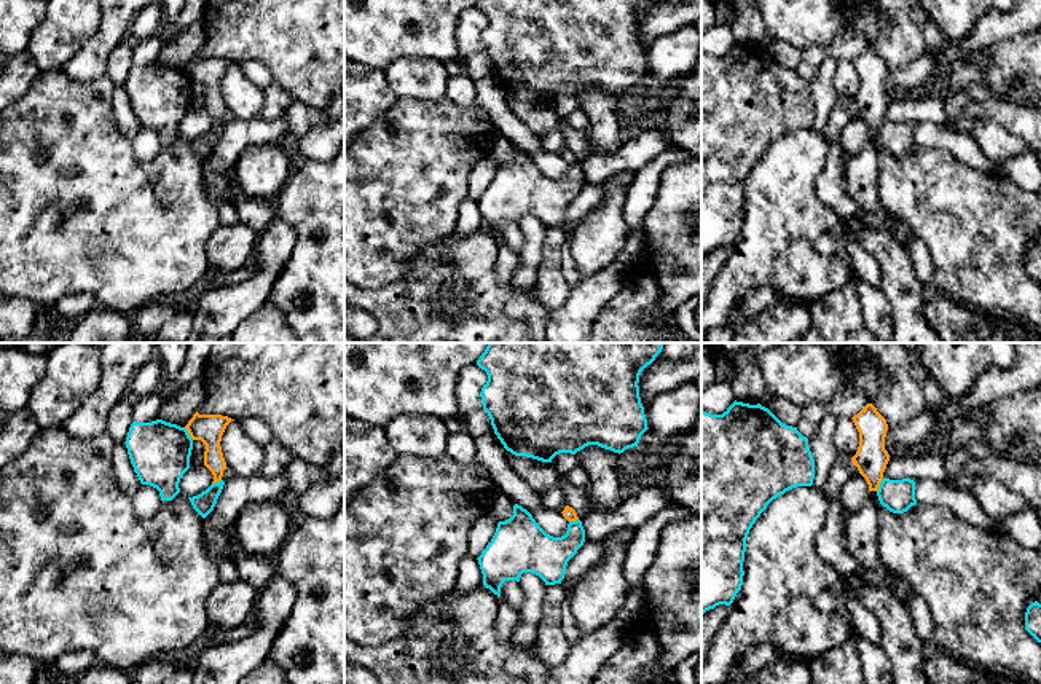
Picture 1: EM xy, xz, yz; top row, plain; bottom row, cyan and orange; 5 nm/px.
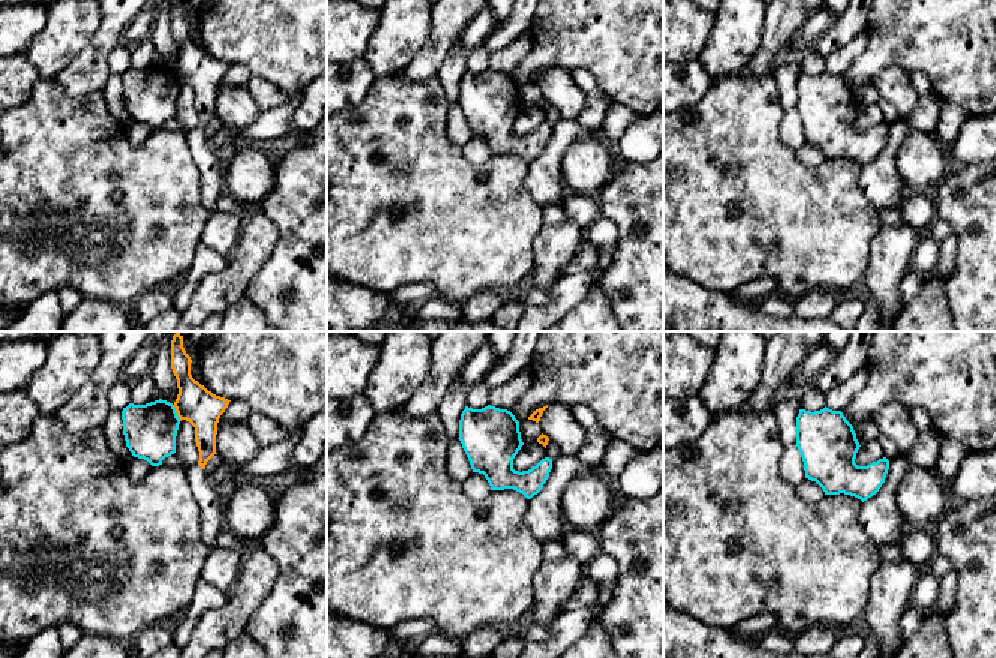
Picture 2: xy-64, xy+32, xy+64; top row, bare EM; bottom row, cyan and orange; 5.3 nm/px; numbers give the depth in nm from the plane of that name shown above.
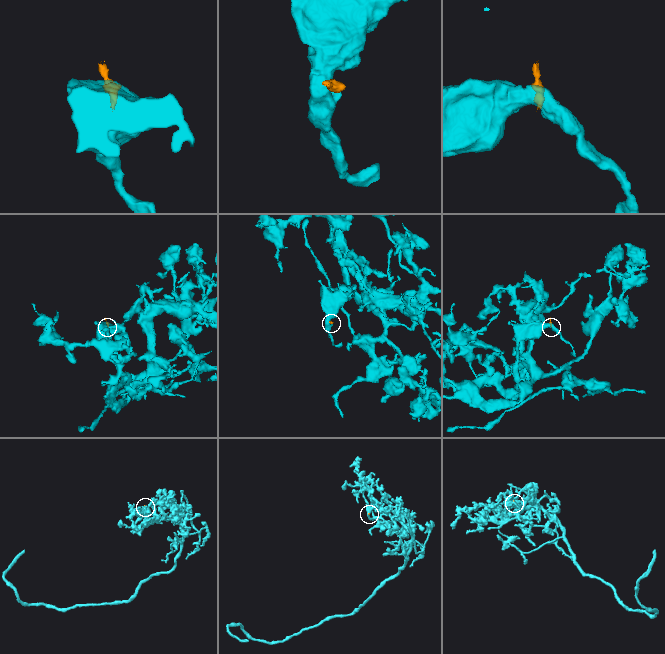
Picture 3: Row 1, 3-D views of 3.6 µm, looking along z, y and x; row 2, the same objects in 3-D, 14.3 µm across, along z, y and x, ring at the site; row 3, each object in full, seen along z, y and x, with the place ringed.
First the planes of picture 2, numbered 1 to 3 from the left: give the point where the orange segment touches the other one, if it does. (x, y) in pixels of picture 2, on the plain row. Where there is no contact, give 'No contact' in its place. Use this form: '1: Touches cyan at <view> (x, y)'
1: Touches cyan at xy-64 (176, 77)
2: No contact
3: No contact

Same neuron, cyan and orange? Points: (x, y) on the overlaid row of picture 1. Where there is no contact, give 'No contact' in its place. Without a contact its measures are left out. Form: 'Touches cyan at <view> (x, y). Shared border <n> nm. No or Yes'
Touches cyan at yz (880, 485). Shared border 80 nm. No

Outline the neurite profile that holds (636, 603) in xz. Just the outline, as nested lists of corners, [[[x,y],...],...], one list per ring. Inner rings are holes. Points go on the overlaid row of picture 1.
[[[642,587],[628,588],[625,603],[620,607],[620,619],[625,622],[631,622],[639,619],[642,614],[649,612],[649,599]]]

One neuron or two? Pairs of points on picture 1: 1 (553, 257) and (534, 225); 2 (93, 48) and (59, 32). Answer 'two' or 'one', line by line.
1: two
2: two

